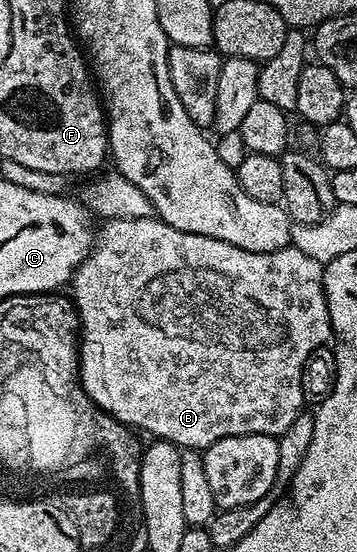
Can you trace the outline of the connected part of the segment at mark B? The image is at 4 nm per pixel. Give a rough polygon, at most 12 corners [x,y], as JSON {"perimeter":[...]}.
{"perimeter":[[159,217],[78,265],[84,392],[181,449],[279,437],[324,264]]}

